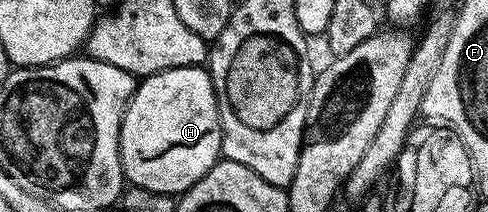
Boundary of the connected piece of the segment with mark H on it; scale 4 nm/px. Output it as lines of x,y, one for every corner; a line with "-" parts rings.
204,65
167,68
158,74
142,77
125,110
119,144
121,167
130,187
170,196
180,196
191,189
221,158
221,121
217,111
217,93
208,69

